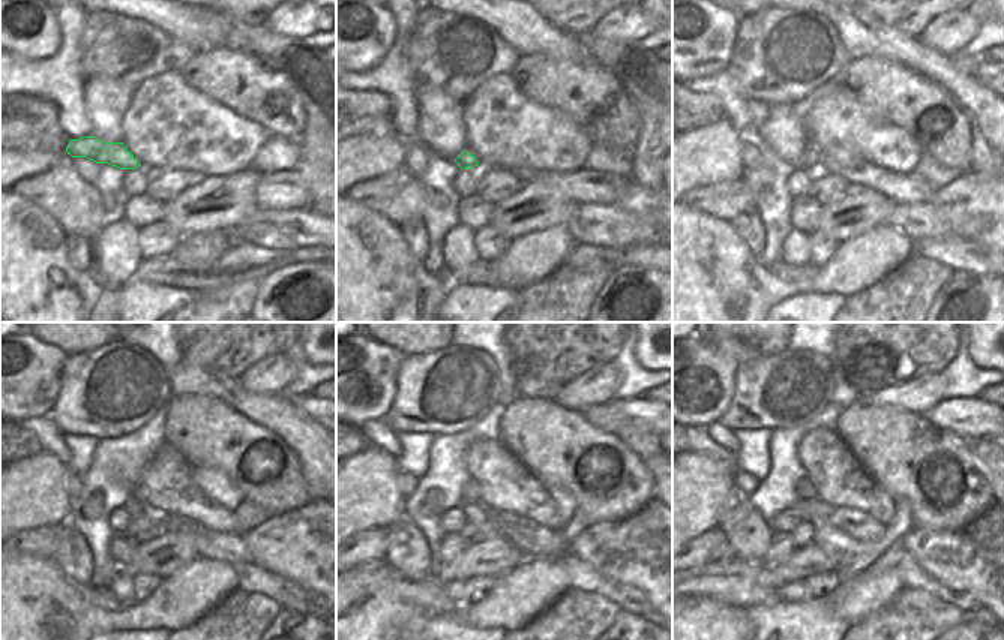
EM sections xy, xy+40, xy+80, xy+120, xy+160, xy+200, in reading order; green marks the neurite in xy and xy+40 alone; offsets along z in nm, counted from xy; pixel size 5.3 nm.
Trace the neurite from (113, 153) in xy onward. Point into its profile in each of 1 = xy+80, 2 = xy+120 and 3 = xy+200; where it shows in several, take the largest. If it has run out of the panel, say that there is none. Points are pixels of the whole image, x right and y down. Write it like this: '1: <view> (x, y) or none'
1: xy+80 (809, 161)
2: xy+120 (137, 493)
3: xy+200 (805, 489)

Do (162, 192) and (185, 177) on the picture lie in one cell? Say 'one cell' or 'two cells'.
one cell

